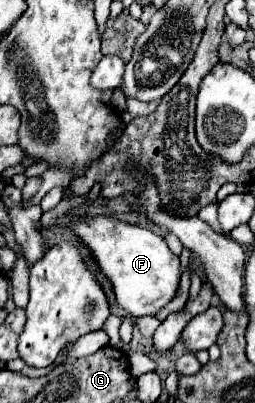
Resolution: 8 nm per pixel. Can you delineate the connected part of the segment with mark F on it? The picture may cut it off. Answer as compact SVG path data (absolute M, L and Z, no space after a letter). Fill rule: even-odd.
M74 216L68 224L78 240L90 250L98 270L110 280L118 306L132 316L154 316L176 294L180 282L180 260L170 254L166 242L156 232L122 222L114 216Z

